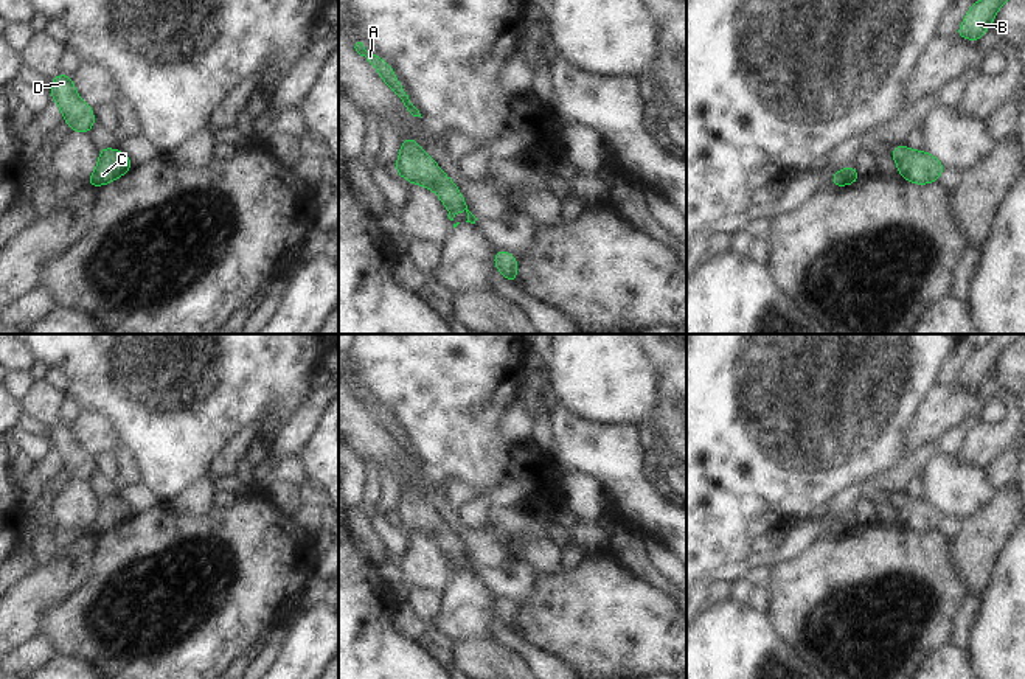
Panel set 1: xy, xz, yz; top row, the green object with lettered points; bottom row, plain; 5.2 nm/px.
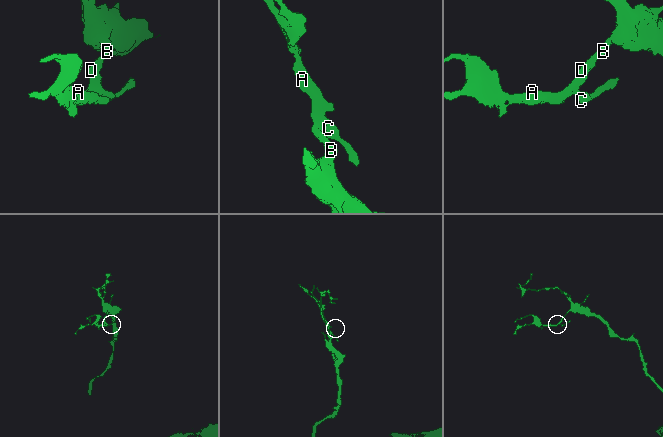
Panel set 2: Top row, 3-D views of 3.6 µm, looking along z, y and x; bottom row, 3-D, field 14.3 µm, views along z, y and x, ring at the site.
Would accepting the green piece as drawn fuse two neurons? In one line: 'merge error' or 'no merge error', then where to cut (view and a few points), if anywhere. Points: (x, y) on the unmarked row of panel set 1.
no merge error; no cut

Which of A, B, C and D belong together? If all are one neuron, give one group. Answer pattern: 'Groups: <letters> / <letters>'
Groups: A B C D.

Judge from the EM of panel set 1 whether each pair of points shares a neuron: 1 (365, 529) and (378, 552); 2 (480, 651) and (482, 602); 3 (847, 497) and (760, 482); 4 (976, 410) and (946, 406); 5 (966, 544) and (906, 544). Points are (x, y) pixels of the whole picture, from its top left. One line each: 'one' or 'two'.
1: one
2: two
3: two
4: one
5: two

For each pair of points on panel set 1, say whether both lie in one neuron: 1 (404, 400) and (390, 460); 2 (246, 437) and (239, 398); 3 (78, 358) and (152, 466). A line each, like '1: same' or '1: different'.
1: different
2: different
3: same

